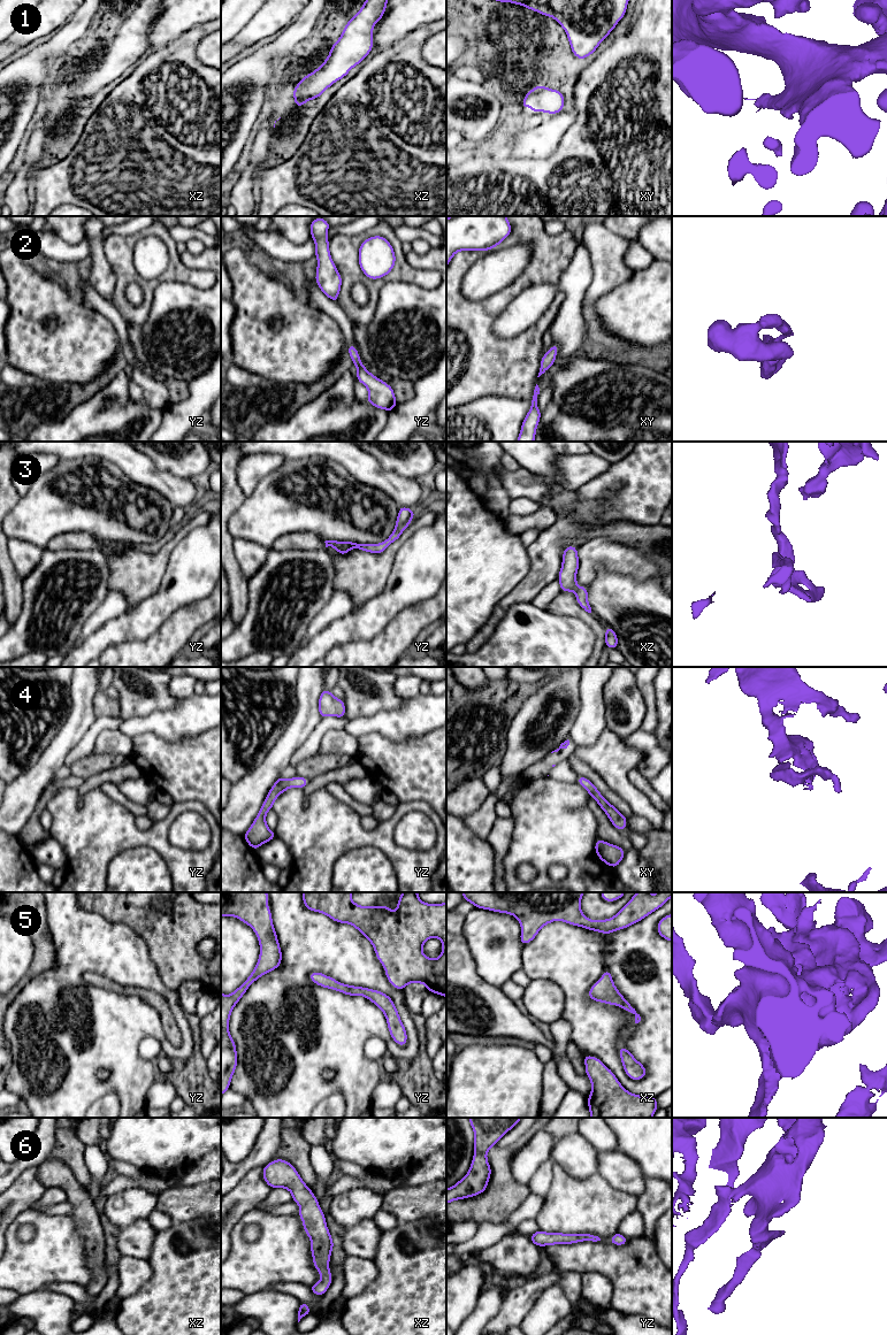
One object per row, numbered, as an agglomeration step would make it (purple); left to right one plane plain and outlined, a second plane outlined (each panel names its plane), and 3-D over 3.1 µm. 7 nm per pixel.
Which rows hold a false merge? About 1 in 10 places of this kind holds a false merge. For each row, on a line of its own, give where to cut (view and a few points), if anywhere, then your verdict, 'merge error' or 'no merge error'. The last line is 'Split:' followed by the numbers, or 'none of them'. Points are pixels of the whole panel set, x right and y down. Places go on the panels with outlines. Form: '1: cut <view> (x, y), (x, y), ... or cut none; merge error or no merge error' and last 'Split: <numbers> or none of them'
1: cut none; no merge error
2: cut none; no merge error
3: cut none; no merge error
4: cut none; no merge error
5: cut none; no merge error
6: cut none; no merge error
Split: none of them

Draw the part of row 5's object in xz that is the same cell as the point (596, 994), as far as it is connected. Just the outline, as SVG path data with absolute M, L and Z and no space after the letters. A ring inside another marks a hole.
M605 969L602 977L592 984L588 992L588 997L594 1002L603 1002L610 1005L618 1005L628 1013L635 1015L635 1023L641 1021L640 1014L636 1013L635 1008L624 998L613 983L613 979L609 969Z

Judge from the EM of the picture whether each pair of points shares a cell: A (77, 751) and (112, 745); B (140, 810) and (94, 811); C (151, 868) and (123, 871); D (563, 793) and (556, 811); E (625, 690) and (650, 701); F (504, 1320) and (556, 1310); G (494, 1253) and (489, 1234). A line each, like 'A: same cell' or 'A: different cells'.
A: different cells
B: different cells
C: same cell
D: same cell
E: different cells
F: different cells
G: different cells

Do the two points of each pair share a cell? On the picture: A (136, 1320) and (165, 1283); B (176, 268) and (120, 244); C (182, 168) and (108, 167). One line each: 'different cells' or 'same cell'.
A: same cell
B: same cell
C: same cell

